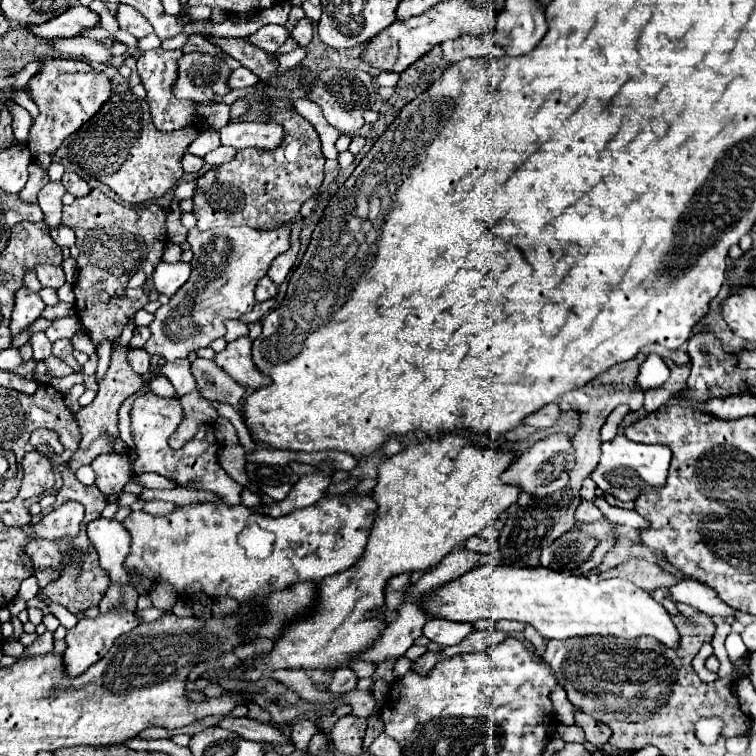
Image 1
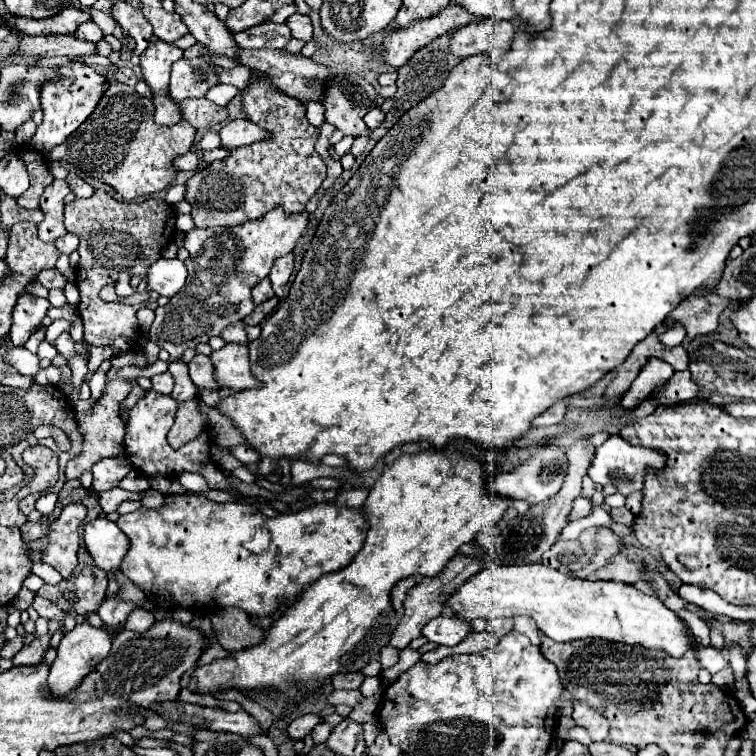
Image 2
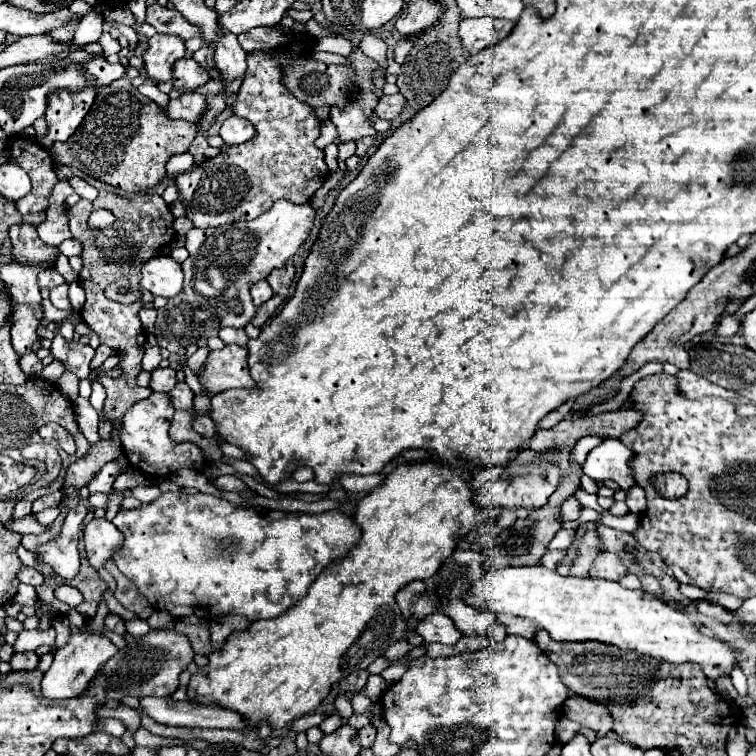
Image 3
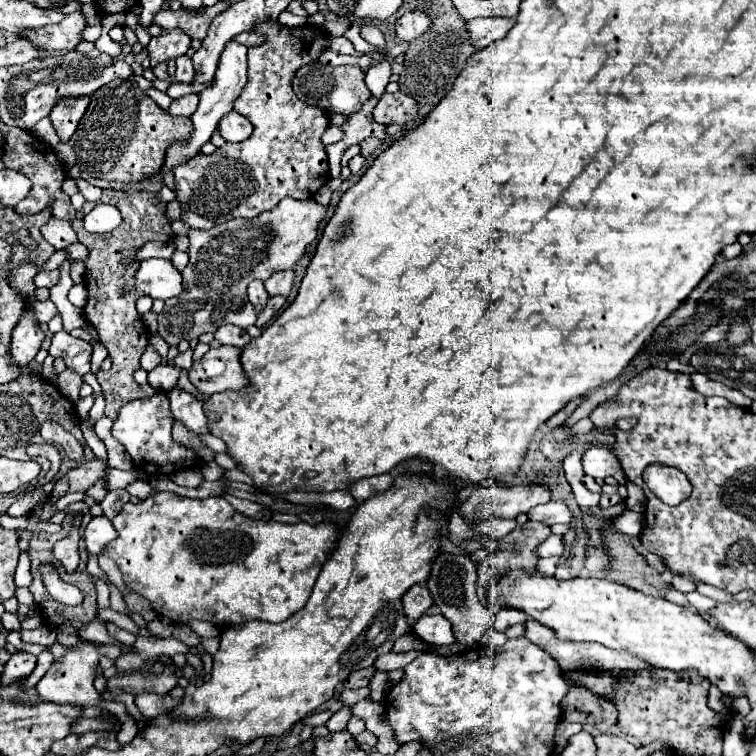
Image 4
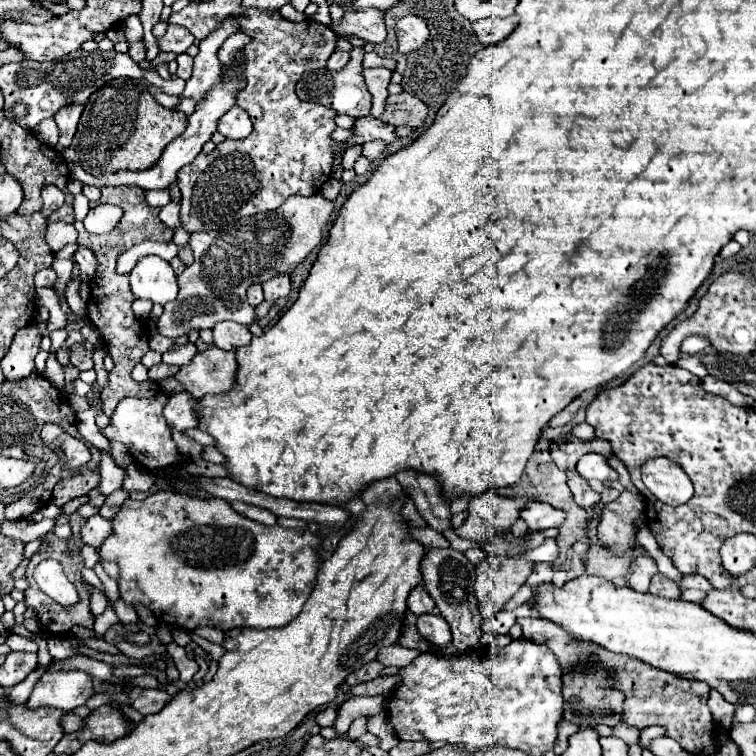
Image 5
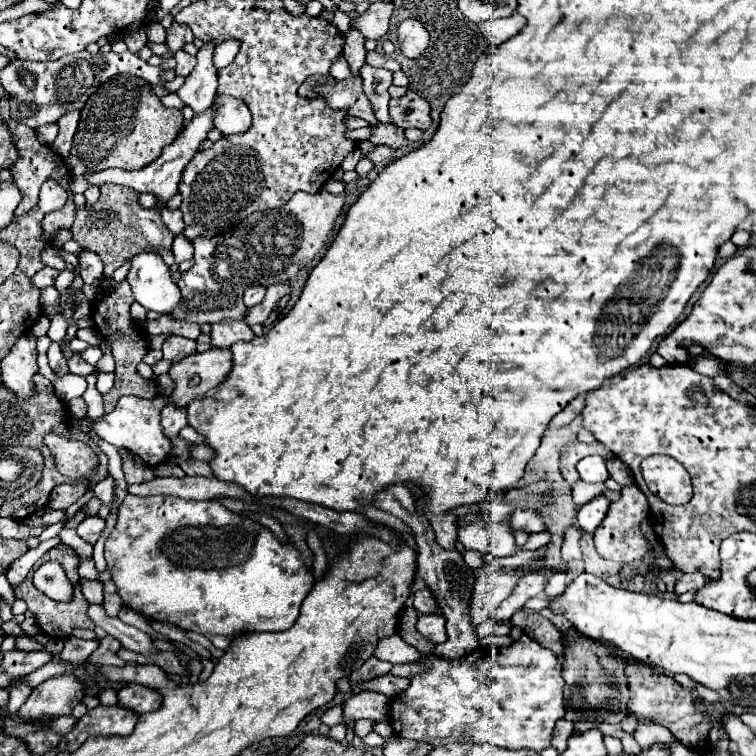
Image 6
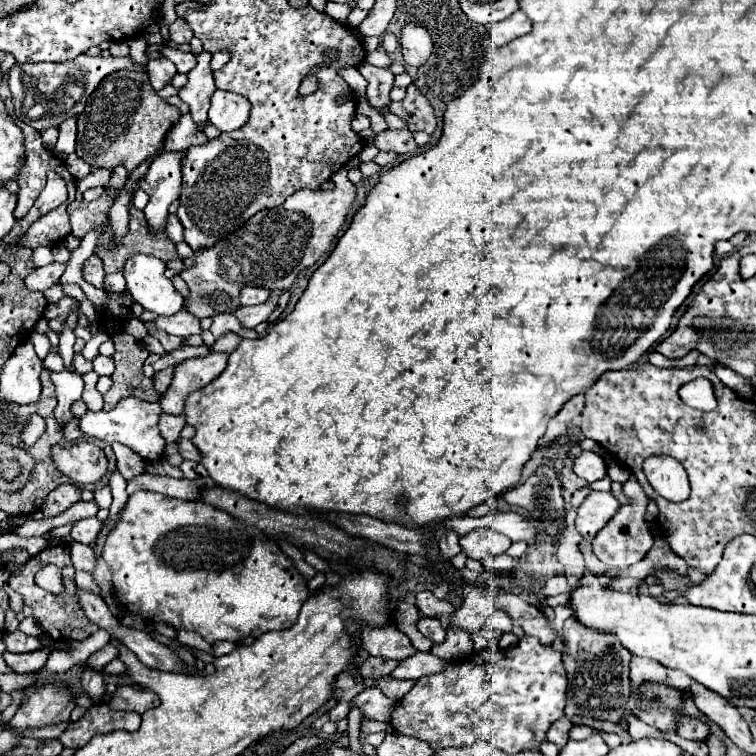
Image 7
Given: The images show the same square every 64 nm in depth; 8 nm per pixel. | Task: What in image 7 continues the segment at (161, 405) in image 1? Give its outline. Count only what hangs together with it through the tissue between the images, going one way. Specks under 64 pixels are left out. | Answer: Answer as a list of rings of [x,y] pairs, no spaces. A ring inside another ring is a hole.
[[[128,396],[124,400],[120,400],[120,404],[116,408],[112,408],[110,412],[86,412],[78,422],[80,422],[80,430],[90,436],[90,438],[100,438],[104,442],[122,442],[130,448],[136,450],[138,456],[142,456],[144,460],[158,460],[164,456],[164,438],[160,436],[158,430],[158,418],[162,414],[162,408],[158,402],[146,402],[140,400],[136,396]]]

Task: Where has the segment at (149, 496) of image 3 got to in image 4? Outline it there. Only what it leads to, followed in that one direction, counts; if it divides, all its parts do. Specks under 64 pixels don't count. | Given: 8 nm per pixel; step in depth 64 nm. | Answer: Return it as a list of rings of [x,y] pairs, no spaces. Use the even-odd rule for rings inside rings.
[[[136,478],[132,484],[126,486],[126,490],[128,490],[132,496],[140,496],[140,498],[146,498],[148,494],[156,492],[156,490],[152,490],[152,486],[150,486],[144,478]]]

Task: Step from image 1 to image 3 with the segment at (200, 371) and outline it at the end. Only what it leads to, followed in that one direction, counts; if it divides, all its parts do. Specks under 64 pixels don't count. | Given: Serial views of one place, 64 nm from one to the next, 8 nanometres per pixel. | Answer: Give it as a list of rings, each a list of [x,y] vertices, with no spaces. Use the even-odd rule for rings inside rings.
[[[198,348],[190,358],[188,358],[188,366],[192,368],[192,372],[194,374],[198,374],[198,370],[202,368],[202,364],[204,364],[204,360],[206,360],[206,356],[208,356],[208,348]]]

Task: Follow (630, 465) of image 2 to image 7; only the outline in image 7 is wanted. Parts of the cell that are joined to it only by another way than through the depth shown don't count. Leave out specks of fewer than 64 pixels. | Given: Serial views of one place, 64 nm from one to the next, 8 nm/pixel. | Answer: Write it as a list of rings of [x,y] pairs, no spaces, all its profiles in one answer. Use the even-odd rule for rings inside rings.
[[[580,452],[574,458],[574,466],[572,466],[574,474],[588,480],[588,482],[596,482],[600,478],[606,476],[606,468],[604,468],[604,460],[594,454],[594,452]]]

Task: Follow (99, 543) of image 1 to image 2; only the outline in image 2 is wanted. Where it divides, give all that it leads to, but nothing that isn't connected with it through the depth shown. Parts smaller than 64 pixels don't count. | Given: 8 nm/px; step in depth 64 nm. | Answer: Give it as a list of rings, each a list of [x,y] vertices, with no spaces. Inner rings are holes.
[[[96,518],[84,526],[84,544],[94,564],[113,574],[105,594],[106,597],[113,596],[118,590],[115,571],[124,552],[128,552],[128,536],[124,536],[124,532],[120,532],[120,528],[108,518]]]

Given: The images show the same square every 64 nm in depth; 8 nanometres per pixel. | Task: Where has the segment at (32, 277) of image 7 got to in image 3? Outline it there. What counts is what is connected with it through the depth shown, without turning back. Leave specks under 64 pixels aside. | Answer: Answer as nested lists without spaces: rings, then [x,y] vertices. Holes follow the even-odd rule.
[[[50,268],[50,270],[44,270],[44,272],[38,274],[38,286],[40,288],[48,288],[50,290],[50,288],[62,284],[62,282],[64,282],[64,278],[58,274],[56,268]]]

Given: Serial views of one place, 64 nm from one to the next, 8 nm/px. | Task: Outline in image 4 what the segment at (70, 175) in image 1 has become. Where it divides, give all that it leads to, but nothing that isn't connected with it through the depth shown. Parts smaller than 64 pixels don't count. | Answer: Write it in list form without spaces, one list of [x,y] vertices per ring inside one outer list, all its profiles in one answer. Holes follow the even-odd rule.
[[[78,180],[76,184],[78,184],[80,194],[82,194],[86,200],[90,200],[90,202],[98,202],[98,200],[100,200],[100,196],[102,196],[102,188],[96,188],[96,186],[92,186],[92,184],[84,182],[84,180]]]

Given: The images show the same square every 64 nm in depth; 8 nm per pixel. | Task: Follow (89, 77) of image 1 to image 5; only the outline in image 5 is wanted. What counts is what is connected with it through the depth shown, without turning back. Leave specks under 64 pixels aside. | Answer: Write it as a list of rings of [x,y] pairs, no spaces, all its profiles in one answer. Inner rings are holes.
[[[74,106],[74,108],[62,108],[54,120],[60,128],[60,138],[58,138],[58,144],[56,144],[56,150],[62,152],[70,146],[72,142],[72,136],[76,132],[76,124],[80,120],[80,114],[82,114],[82,106]]]

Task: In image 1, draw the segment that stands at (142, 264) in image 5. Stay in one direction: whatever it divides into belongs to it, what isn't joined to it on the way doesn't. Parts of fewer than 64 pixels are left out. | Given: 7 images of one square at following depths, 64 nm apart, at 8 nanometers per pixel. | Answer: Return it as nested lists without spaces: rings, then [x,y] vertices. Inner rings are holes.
[[[160,262],[154,268],[152,282],[160,294],[174,296],[174,292],[188,280],[188,276],[190,276],[190,264],[186,262],[176,262],[176,264]]]

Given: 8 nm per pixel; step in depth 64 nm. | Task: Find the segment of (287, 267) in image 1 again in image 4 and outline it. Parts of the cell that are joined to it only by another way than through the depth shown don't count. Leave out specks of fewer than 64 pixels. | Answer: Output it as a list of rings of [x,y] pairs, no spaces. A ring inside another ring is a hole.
[[[286,270],[286,272],[274,272],[266,282],[266,292],[268,296],[288,296],[290,288],[292,288],[292,280],[294,280],[294,272]]]

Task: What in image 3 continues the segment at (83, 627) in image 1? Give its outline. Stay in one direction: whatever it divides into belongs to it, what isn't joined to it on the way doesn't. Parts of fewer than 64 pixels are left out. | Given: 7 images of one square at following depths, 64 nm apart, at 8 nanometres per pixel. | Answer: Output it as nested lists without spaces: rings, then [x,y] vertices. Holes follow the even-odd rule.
[[[72,634],[68,644],[54,652],[54,662],[42,678],[42,696],[52,700],[68,700],[68,698],[82,696],[88,690],[88,684],[92,682],[100,666],[106,660],[110,660],[114,654],[118,654],[118,648],[104,636]]]

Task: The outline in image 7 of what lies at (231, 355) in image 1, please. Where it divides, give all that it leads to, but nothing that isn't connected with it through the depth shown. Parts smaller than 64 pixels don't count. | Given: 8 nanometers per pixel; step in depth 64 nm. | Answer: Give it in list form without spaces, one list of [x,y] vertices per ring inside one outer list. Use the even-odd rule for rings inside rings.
[[[212,352],[208,356],[188,358],[182,364],[178,364],[174,370],[172,384],[168,386],[166,394],[160,400],[162,412],[164,414],[182,414],[188,394],[194,390],[200,390],[210,380],[214,380],[226,368],[226,362],[228,362],[228,354]]]

